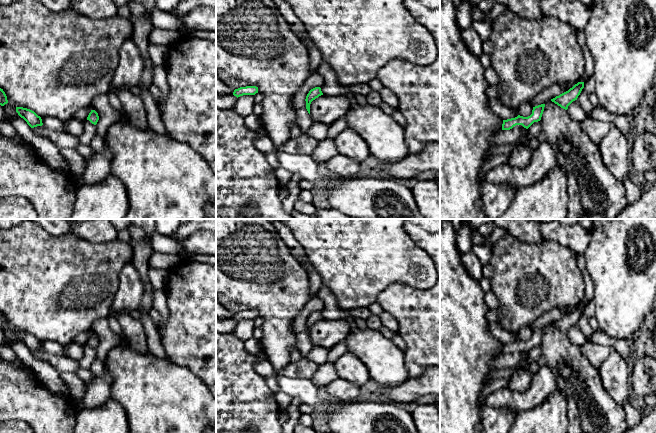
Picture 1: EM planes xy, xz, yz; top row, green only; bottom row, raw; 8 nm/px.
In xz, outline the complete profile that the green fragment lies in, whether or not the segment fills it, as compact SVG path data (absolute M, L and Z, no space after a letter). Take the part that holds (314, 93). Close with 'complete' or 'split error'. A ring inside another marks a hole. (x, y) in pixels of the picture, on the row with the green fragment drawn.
M315 87L309 91L309 93L306 96L306 109L308 113L310 114L310 104L313 100L318 98L319 96L323 95L320 87Z | complete

